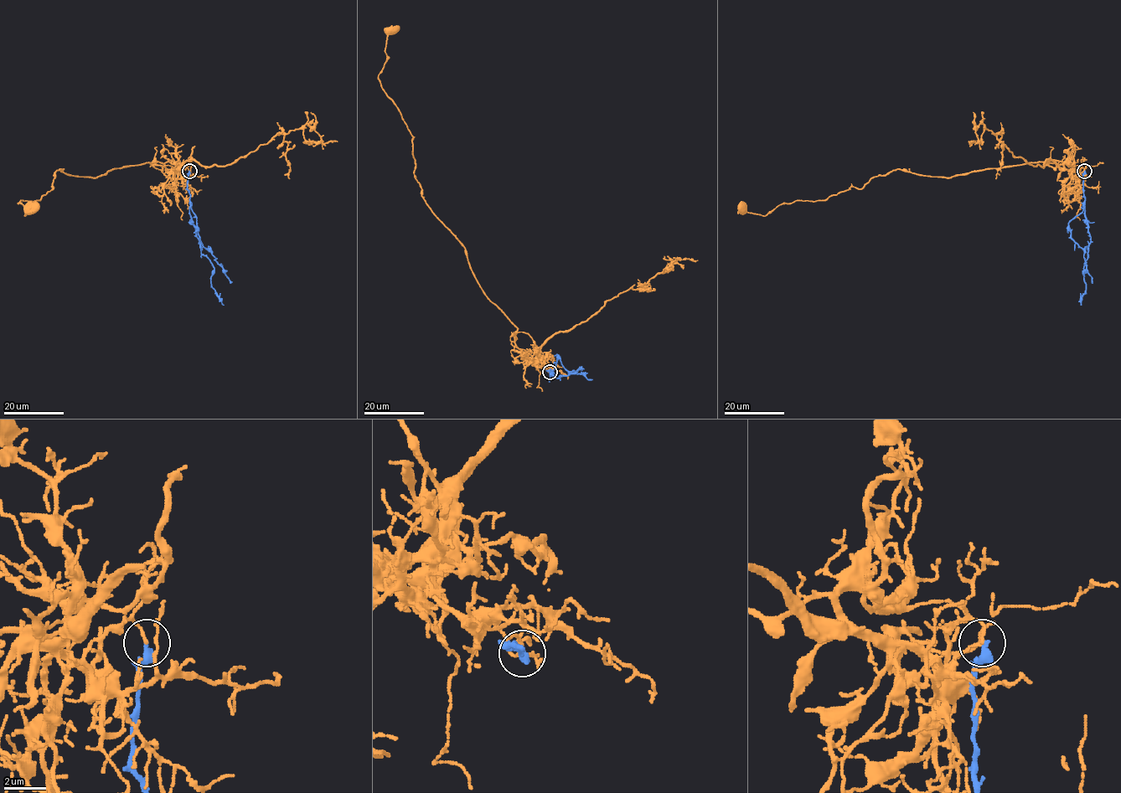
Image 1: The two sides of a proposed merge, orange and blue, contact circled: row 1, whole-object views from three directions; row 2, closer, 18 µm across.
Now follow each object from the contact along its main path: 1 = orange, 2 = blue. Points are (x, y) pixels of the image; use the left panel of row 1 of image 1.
1: (188, 171), (157, 162), (95, 177), (59, 169), (39, 200), (18, 203), (24, 216), (30, 208)
2: (188, 172), (188, 190), (192, 224), (201, 253), (214, 268), (211, 287), (224, 305)

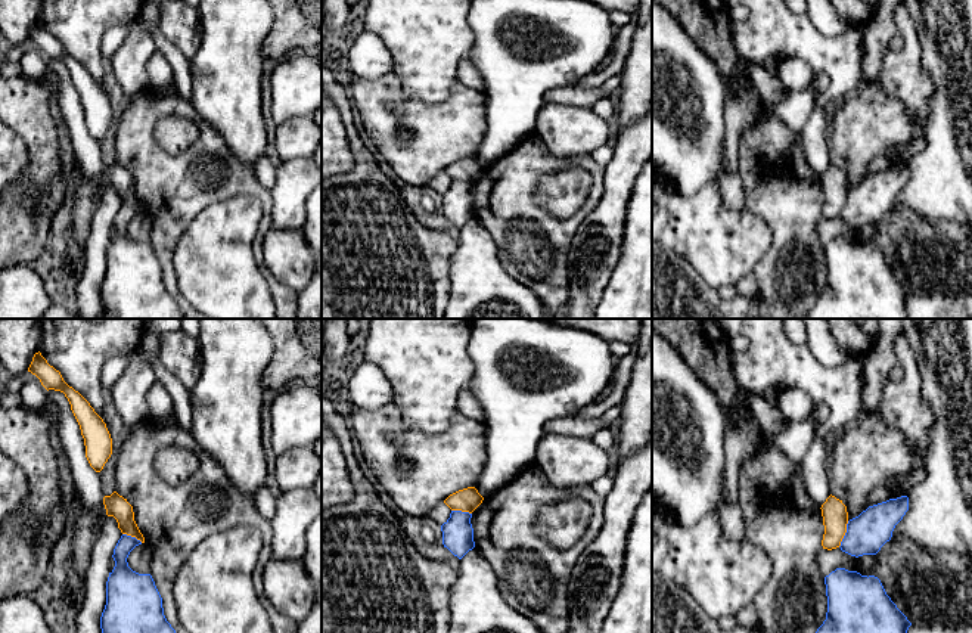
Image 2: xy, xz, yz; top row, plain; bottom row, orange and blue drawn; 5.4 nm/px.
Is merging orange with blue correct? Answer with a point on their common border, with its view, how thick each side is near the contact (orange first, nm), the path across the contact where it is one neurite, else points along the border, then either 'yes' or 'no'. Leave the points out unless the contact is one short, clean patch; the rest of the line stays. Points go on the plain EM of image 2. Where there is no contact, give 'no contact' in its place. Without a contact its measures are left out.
yz (844, 204) | 140/220 nm | along yz (848, 191), (847, 201), (838, 216) | no

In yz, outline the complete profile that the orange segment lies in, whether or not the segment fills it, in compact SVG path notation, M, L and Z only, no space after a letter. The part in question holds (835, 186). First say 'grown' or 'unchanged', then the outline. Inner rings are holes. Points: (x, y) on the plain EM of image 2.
unchanged; M830 164L820 179L825 195L822 215L827 220L836 218L841 215L841 211L847 202L847 176L842 173L842 170Z

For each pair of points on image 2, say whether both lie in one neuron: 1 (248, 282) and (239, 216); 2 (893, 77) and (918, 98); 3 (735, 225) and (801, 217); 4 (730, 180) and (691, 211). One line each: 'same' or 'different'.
1: same
2: same
3: different
4: different

